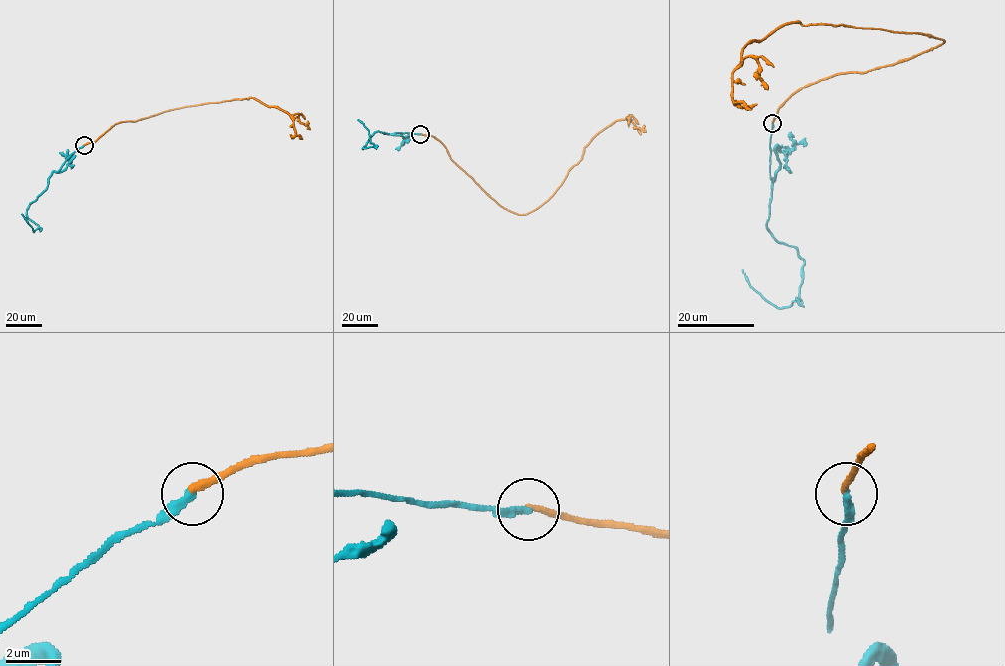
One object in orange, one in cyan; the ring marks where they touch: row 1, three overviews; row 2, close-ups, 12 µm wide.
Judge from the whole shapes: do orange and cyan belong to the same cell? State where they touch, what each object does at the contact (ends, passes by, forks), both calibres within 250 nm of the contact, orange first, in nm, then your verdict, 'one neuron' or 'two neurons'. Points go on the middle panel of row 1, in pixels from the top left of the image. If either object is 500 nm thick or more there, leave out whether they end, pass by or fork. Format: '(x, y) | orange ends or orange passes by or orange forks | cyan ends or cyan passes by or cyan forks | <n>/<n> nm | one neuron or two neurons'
(420, 134) | orange ends | cyan ends | 240/300 nm | two neurons

